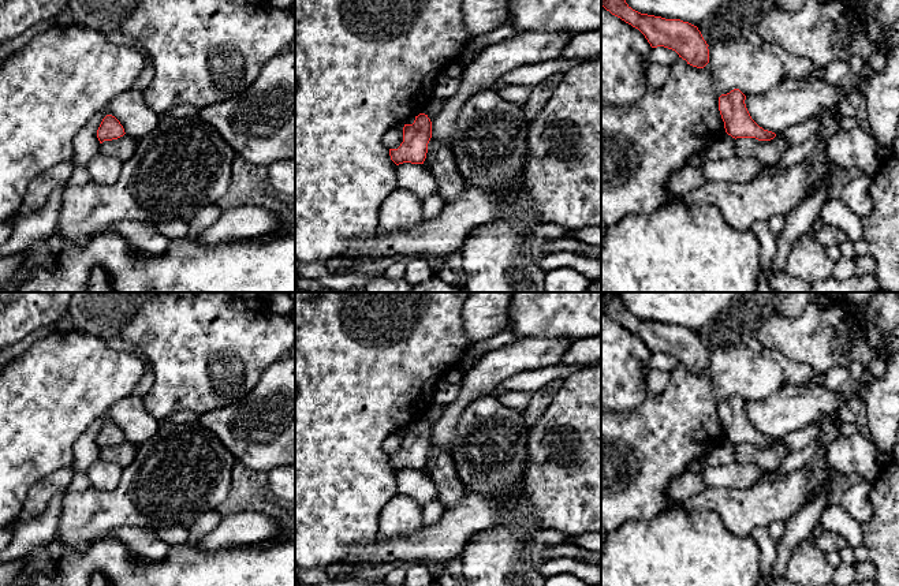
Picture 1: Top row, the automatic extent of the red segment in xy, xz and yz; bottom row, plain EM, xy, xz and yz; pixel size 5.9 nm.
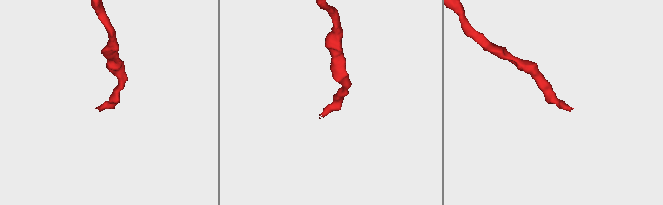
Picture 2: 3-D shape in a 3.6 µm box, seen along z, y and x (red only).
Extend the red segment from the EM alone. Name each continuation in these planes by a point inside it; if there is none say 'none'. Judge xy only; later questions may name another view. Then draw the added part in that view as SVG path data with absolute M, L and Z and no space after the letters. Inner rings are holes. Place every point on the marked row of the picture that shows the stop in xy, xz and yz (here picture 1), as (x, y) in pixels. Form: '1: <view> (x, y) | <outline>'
none

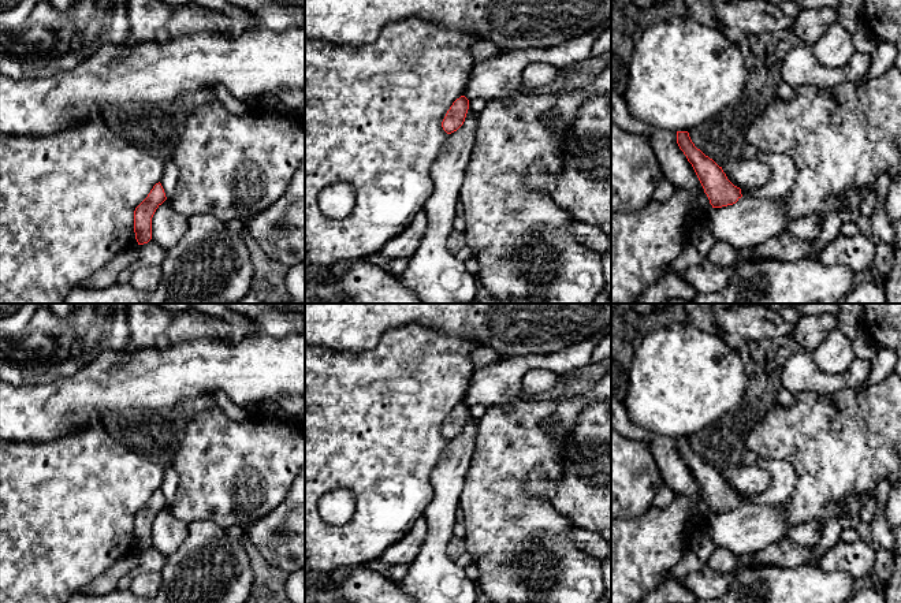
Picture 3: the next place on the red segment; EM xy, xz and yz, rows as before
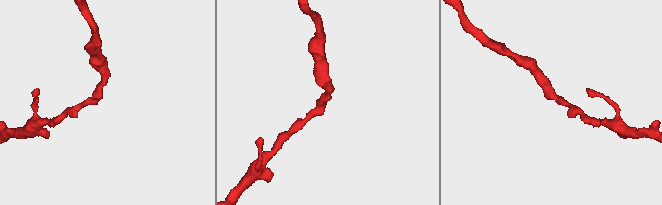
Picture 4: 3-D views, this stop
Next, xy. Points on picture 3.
none

